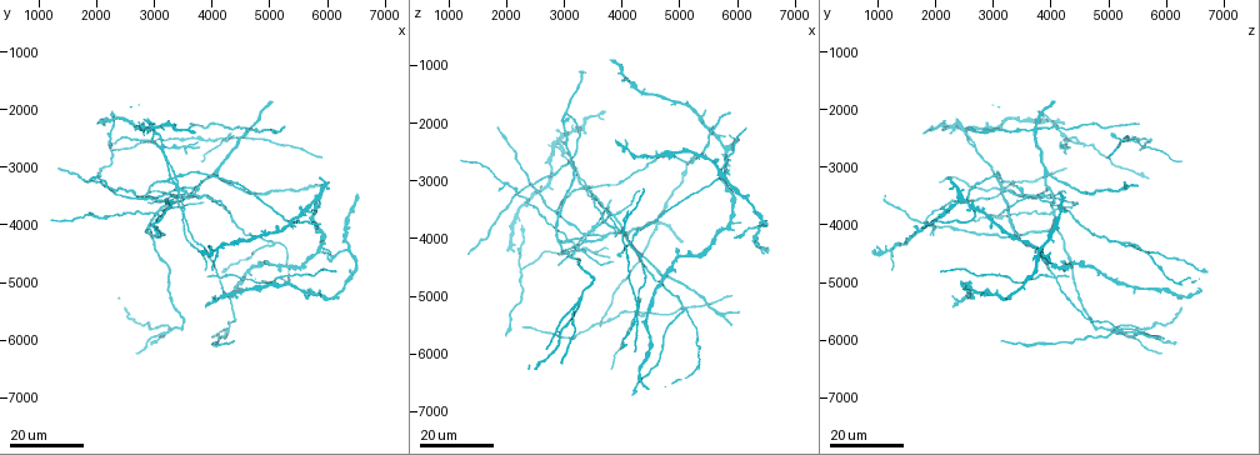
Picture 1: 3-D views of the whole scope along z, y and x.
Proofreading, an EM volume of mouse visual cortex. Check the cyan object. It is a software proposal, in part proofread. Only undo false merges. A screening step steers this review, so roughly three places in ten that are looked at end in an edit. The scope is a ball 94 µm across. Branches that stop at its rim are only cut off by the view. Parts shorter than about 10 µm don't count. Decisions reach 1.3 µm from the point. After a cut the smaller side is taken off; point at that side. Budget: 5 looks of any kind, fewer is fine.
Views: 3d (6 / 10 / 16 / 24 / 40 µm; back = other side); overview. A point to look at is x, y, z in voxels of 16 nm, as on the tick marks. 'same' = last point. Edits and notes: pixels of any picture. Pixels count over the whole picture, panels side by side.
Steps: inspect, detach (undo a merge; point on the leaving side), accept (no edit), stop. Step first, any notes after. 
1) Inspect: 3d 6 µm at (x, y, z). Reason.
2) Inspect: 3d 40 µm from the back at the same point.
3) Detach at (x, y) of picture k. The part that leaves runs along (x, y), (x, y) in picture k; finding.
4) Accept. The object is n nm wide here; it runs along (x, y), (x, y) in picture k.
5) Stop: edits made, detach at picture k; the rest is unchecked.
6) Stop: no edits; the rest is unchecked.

Inspect: 3d 16 µm at (2300, 2600, 4500).

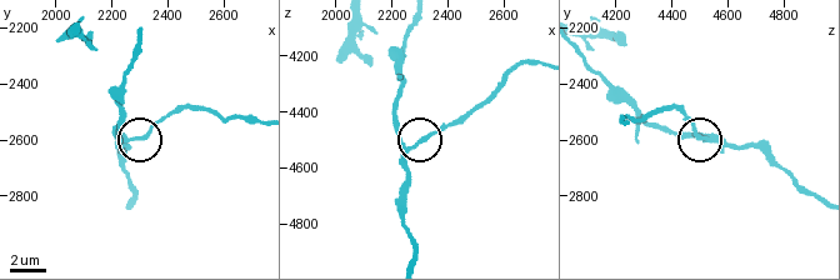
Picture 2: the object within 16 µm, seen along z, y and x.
Inspect: 3d 6 µm at (2260, 2590, 4540).

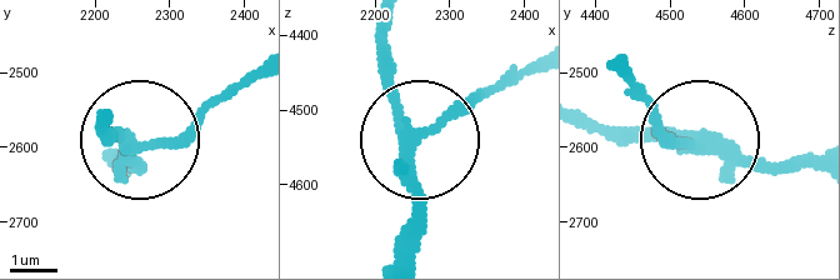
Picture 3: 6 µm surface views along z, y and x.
Inspect: 3d 6 µm from the back at (2270, 2600, 4535).

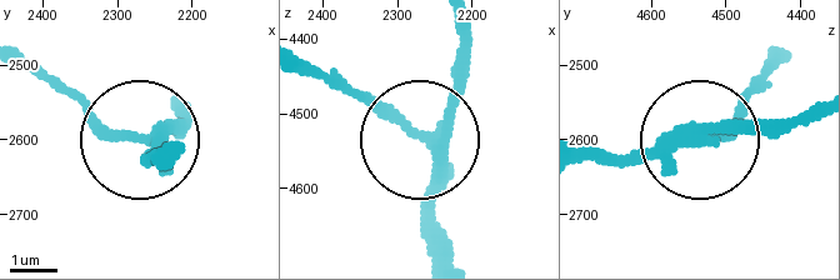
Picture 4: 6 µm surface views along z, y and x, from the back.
Accept. 3 arms meet here; continuous, no second neuron.

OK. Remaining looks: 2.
Inspect: 3d 24 µm at (3000, 3800, 4000). Branch point.

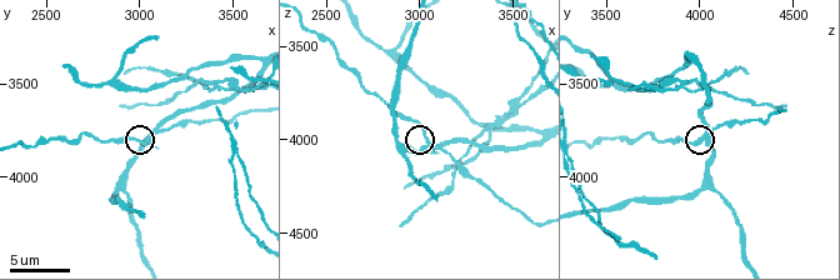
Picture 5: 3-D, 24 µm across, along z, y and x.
Inspect: 3d 6 µm at (3040, 3820, 4020).

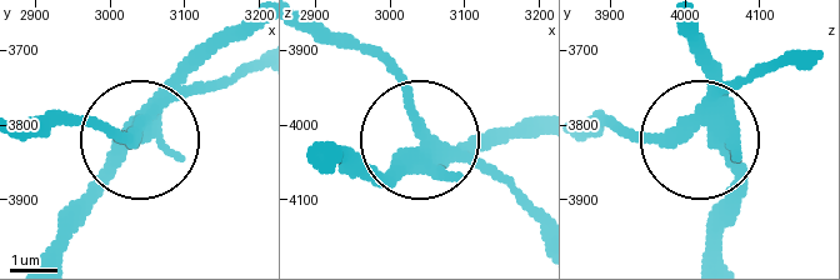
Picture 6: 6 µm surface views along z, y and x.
Detach at (125, 135) of picture 6. The side arm is 42 µm long; the part that leaves runs along (164, 108), (124, 131), (20, 120) in picture 6; a second neuron is stuck on.

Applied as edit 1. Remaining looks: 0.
Stop: edits made, detach at picture 6; the rest is unchecked.

